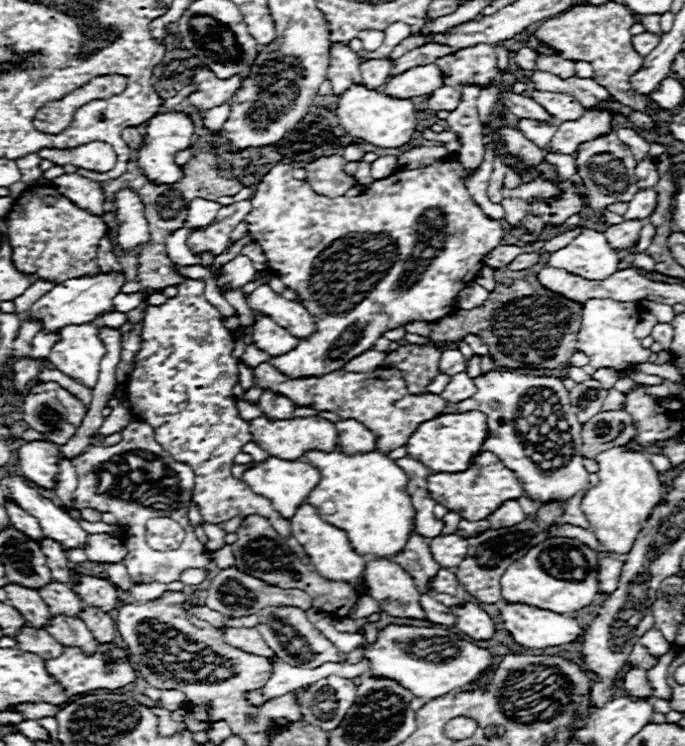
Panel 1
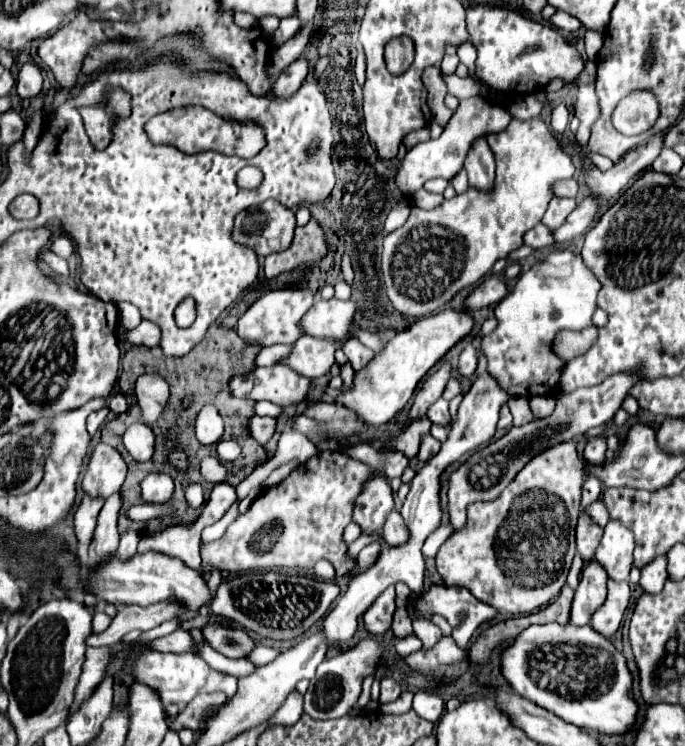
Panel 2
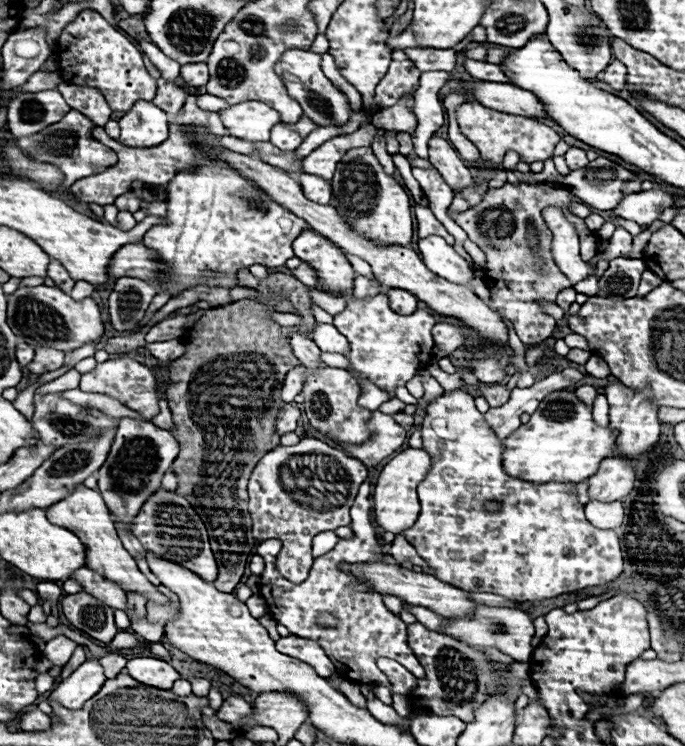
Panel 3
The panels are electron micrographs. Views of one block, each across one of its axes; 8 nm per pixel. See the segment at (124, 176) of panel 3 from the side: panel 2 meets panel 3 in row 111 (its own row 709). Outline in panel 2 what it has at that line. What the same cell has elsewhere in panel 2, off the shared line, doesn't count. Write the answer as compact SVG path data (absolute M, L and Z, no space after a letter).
M200 694L196 696L192 702L188 702L184 706L184 710L174 718L174 722L170 724L172 730L182 730L182 728L190 728L196 730L200 724L200 716L204 714L204 710L208 710L210 706L220 706L224 702L224 694Z

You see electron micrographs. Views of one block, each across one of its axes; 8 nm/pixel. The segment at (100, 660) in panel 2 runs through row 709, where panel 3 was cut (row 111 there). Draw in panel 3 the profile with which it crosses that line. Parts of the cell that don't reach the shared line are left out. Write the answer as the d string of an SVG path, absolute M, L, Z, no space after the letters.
M72 110L68 112L60 122L48 126L48 130L42 130L40 134L32 138L20 138L16 144L26 152L36 158L36 162L52 162L64 170L64 186L72 186L76 178L84 178L84 174L98 174L100 170L106 170L108 166L116 164L118 158L112 150L106 150L98 140L92 138L94 122L88 120L84 114Z

